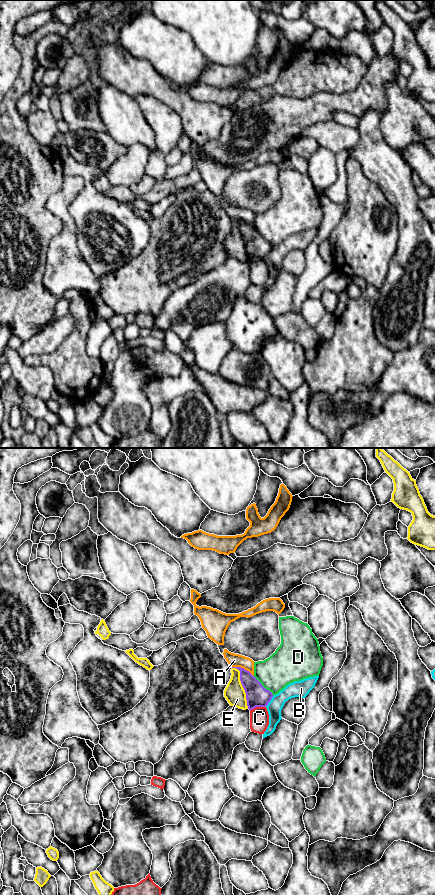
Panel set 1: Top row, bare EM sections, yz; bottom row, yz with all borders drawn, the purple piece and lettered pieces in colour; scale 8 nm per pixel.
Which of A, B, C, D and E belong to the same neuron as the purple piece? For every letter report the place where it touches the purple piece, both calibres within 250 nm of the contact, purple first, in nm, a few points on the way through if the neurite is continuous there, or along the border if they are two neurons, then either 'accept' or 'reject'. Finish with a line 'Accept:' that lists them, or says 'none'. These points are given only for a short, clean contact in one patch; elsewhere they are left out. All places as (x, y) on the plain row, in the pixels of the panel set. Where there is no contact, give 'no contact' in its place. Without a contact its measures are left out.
A: yz (243, 220) | 180/110 nm | reject
B: yz (270, 252) | 180/130 nm | along yz (273, 248), (265, 258) | reject
C: yz (257, 258) | 180/160 nm | along yz (265, 258), (256, 258), (250, 262) | reject
D: yz (262, 238) | 180/280 nm | reject
E: yz (242, 237) | 180/160 nm | reject
Accept: none

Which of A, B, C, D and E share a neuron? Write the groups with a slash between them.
A / B / C / D / E

